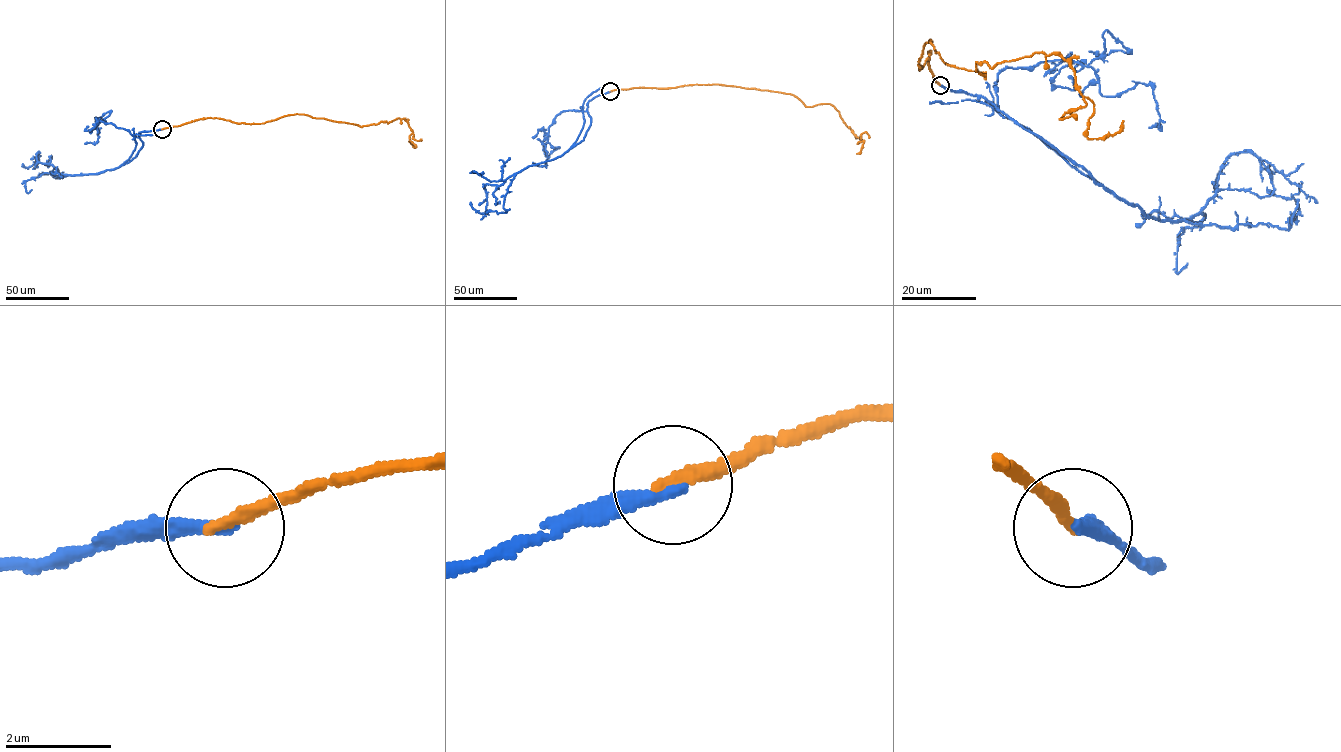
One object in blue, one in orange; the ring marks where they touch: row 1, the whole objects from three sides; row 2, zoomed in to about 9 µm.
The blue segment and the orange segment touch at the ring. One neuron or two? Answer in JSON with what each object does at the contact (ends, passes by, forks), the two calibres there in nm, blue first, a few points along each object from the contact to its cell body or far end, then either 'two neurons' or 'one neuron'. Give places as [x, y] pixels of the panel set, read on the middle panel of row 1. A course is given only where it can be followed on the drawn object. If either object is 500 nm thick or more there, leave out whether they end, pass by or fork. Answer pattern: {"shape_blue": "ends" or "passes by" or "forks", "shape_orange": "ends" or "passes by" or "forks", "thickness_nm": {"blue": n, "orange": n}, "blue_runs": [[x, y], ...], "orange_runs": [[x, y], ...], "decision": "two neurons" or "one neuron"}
{"shape_blue": "ends", "shape_orange": "ends", "thickness_nm": {"blue": 240, "orange": 280}, "blue_runs": [[610, 91], [587, 104], [591, 124], [582, 140], [499, 186], [485, 185], [484, 213], [471, 202]], "orange_runs": [[610, 91], [714, 84], [790, 94], [806, 107], [832, 105], [861, 139], [857, 143], [864, 141], [856, 153]], "decision": "two neurons"}

